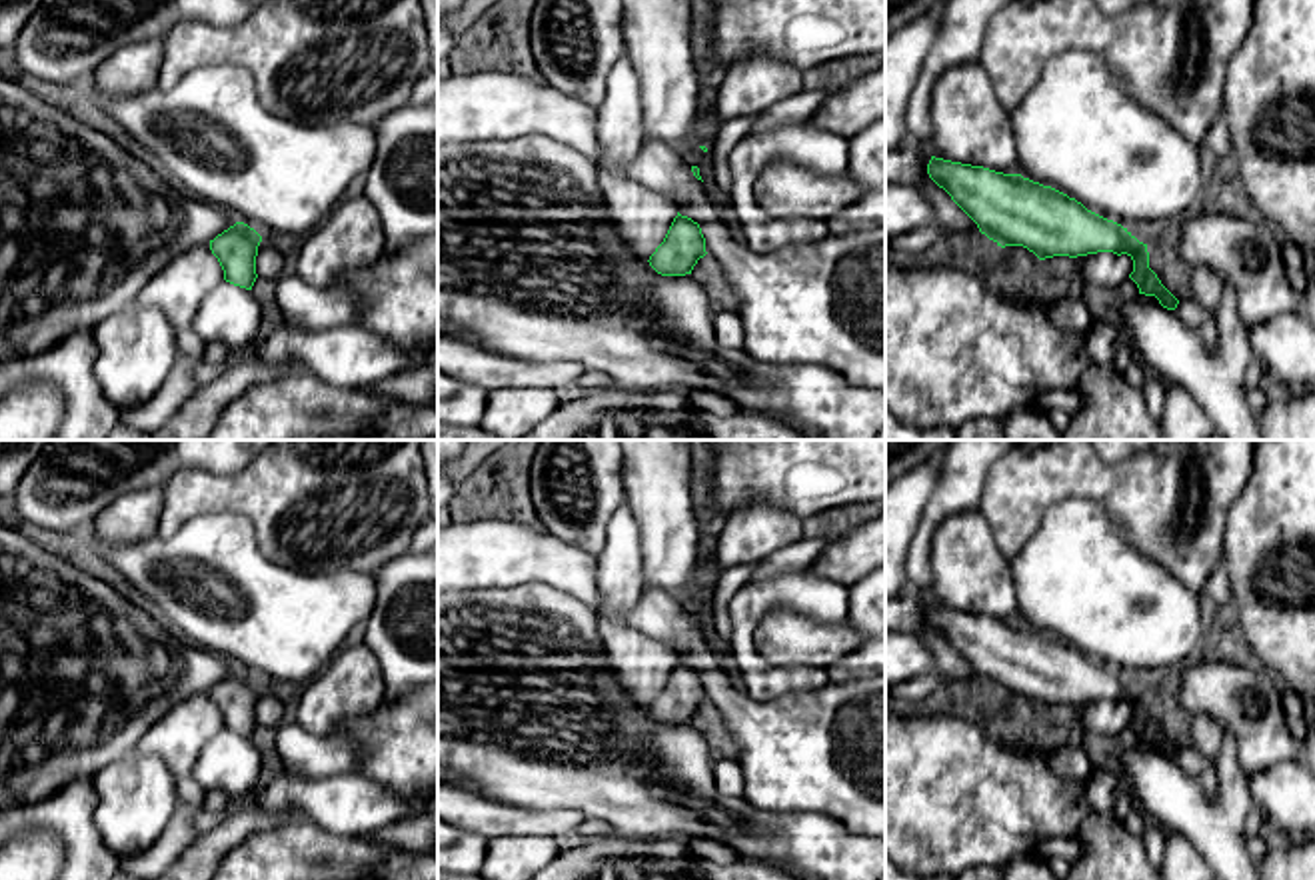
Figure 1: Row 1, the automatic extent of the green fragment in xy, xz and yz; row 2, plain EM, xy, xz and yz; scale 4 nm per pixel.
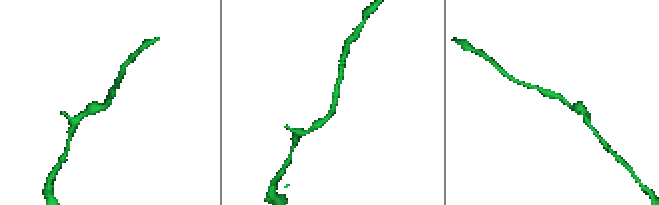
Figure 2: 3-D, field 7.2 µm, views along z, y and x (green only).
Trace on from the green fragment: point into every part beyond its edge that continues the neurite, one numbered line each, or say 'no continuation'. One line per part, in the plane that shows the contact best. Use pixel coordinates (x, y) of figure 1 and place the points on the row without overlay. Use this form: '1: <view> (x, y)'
no continuation

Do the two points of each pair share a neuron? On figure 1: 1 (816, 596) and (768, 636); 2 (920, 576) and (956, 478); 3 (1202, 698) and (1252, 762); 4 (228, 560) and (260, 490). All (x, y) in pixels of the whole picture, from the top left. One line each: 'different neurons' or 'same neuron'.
1: different neurons
2: same neuron
3: same neuron
4: different neurons

